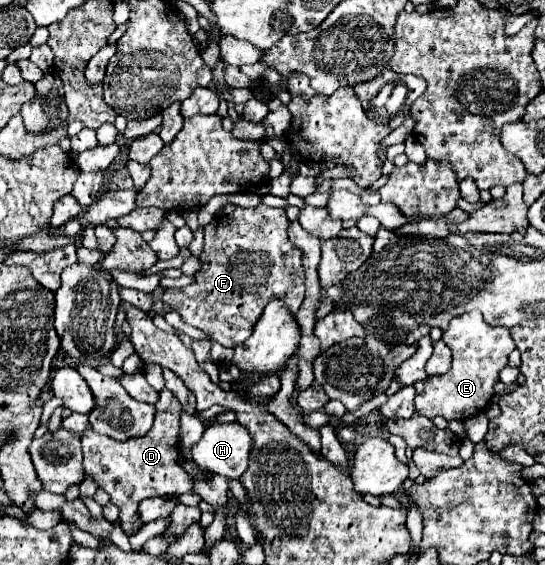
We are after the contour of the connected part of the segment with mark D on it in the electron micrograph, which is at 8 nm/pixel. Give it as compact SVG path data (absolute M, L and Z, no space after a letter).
M164 388L154 408L156 408L156 418L146 436L134 436L130 440L120 442L110 436L96 434L92 428L80 434L84 452L84 470L88 476L94 478L98 488L110 494L110 502L120 508L120 526L126 534L132 534L142 526L138 518L138 504L144 498L194 492L194 480L180 466L180 452L178 452L182 406L176 400L176 396Z

